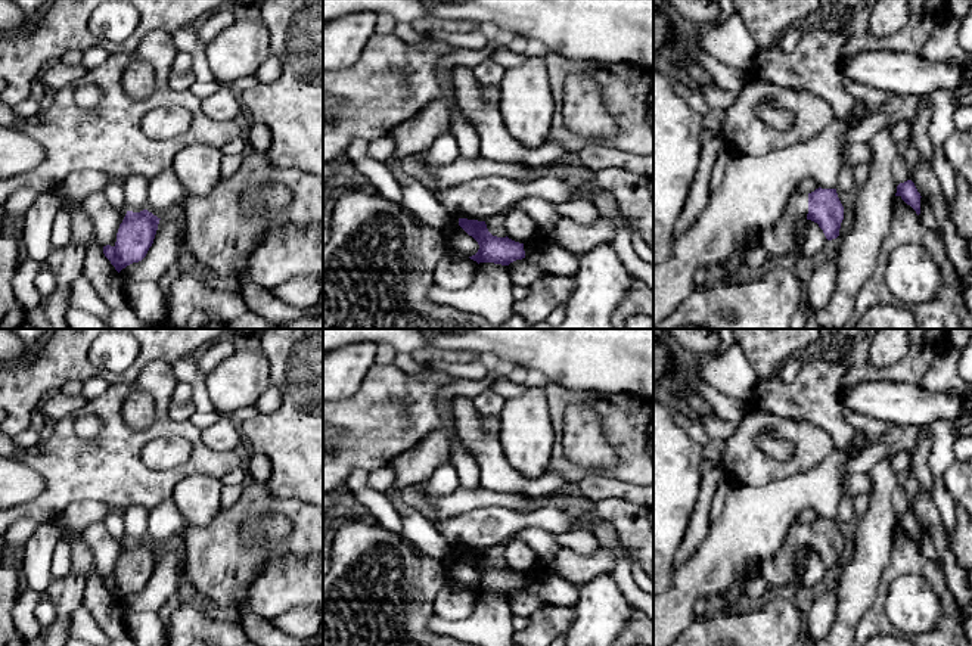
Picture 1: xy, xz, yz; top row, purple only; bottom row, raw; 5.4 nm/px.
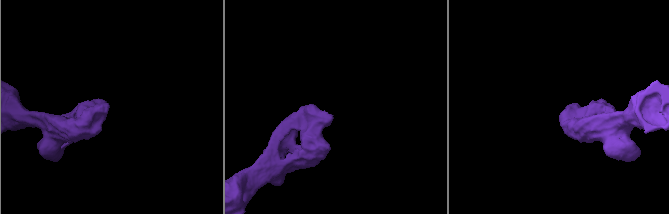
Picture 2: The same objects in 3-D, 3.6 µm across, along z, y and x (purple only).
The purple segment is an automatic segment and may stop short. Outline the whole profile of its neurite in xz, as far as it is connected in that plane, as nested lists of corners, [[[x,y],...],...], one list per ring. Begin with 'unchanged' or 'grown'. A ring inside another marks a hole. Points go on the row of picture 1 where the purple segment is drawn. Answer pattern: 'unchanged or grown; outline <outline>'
unchanged; outline [[[459,218],[459,226],[472,236],[479,249],[471,260],[479,263],[494,263],[509,265],[516,260],[525,258],[524,243],[506,237],[493,236],[485,221]]]

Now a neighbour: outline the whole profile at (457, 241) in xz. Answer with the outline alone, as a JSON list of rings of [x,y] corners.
[[[454,217],[444,226],[442,235],[447,252],[469,258],[479,249],[478,242],[459,226],[459,220]]]

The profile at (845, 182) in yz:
[[[844,167],[838,176],[836,190],[855,192],[855,177],[851,167]]]

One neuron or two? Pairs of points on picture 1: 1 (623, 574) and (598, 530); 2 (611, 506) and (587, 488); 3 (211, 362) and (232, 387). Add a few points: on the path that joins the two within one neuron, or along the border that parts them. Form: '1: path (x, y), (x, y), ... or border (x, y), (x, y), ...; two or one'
1: path (623, 564), (608, 540); one
2: border (596, 502), (623, 499), (634, 505); two
3: border (238, 345), (205, 375); two

